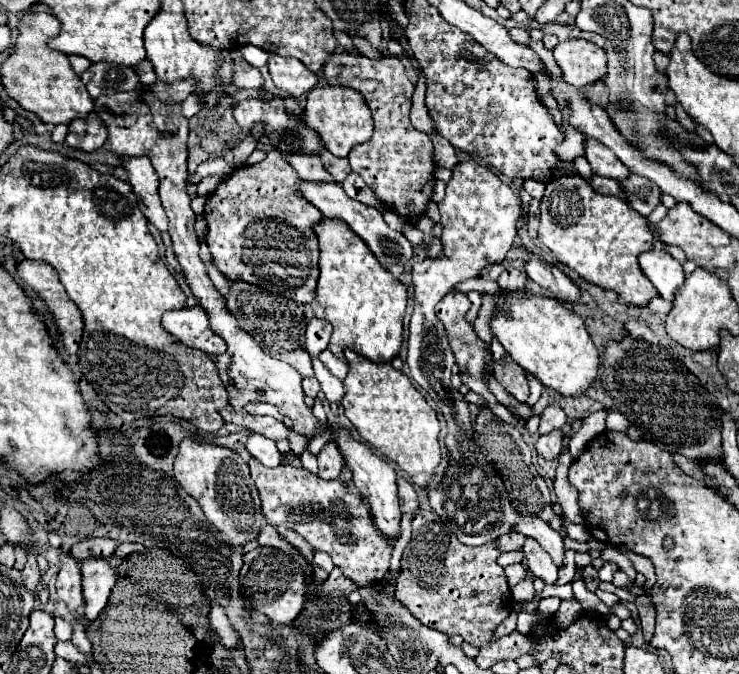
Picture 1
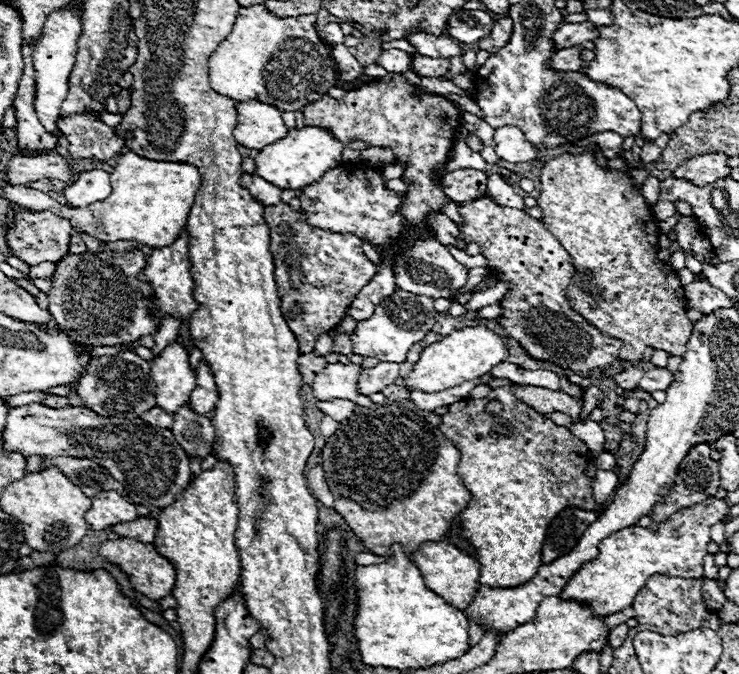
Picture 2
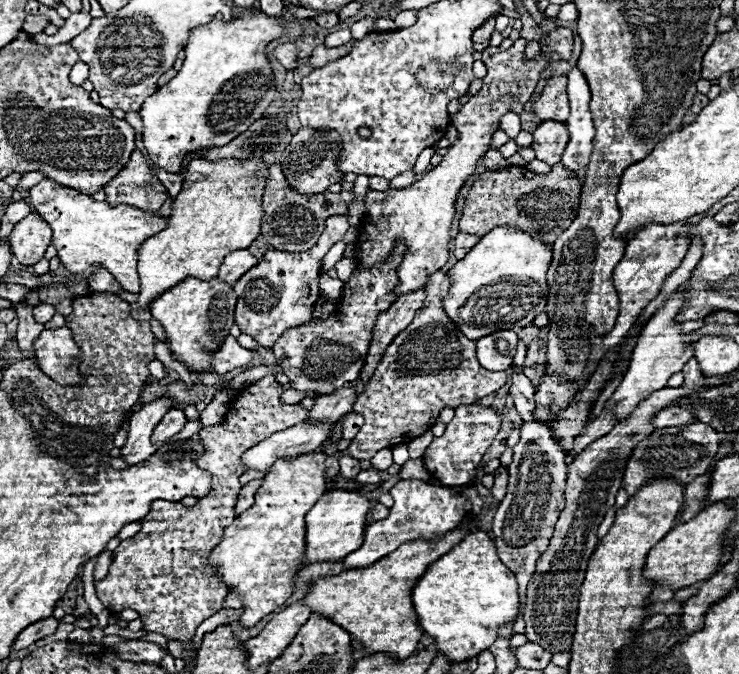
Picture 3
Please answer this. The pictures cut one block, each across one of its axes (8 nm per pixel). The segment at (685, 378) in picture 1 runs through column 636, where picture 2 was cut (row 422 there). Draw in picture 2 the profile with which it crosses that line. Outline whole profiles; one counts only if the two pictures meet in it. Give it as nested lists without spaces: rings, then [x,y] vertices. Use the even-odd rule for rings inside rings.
[[[392,402],[376,408],[356,406],[354,414],[342,420],[336,434],[328,438],[322,454],[322,468],[334,496],[334,510],[344,516],[364,546],[378,556],[392,552],[394,544],[400,544],[404,552],[412,554],[424,542],[440,542],[450,530],[452,520],[472,500],[458,476],[460,450],[444,438],[440,428],[430,426],[424,412],[410,402]]]

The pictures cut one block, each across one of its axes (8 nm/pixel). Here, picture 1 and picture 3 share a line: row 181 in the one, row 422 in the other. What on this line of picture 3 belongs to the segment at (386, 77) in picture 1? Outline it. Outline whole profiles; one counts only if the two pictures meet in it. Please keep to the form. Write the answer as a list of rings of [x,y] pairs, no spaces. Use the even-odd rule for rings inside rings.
[[[438,270],[428,276],[422,310],[418,310],[410,326],[392,340],[366,390],[356,398],[352,410],[364,416],[364,426],[348,446],[352,458],[370,460],[378,450],[406,444],[430,430],[446,406],[458,408],[462,404],[474,404],[506,384],[508,374],[486,372],[476,360],[476,342],[456,330],[454,322],[444,314],[442,298],[448,294],[448,288],[450,278],[446,272]]]

